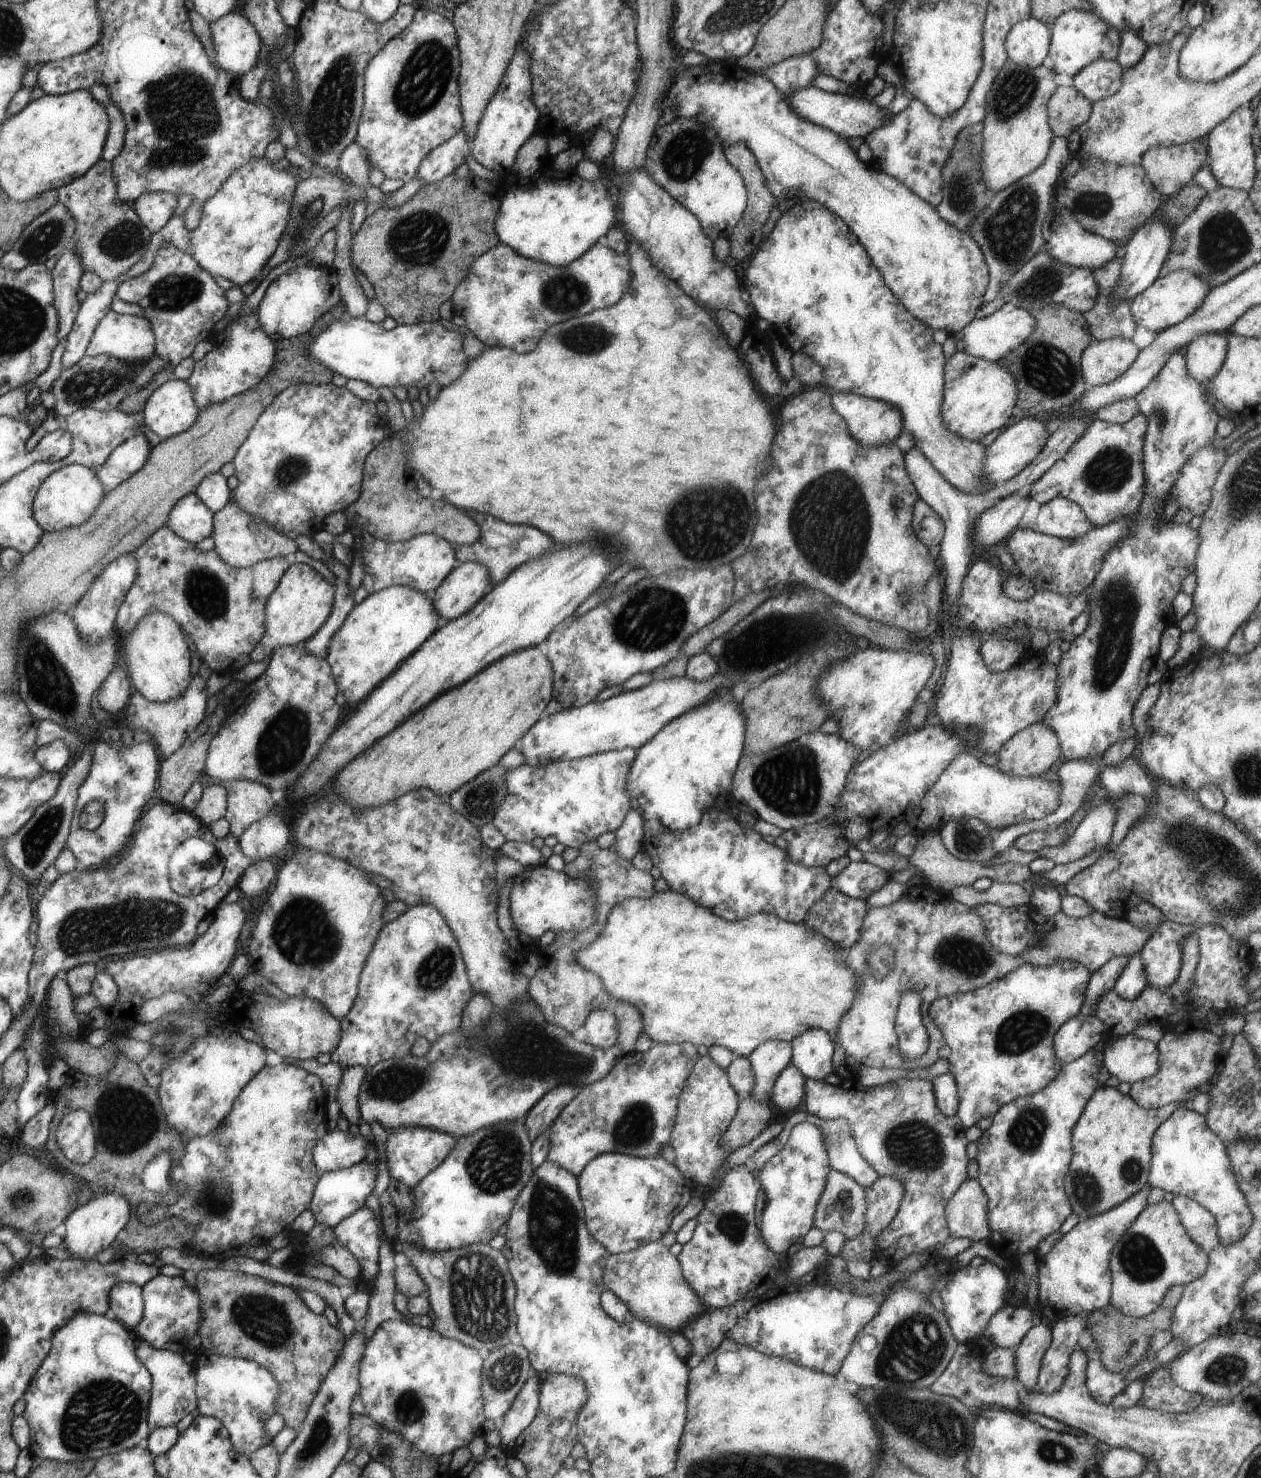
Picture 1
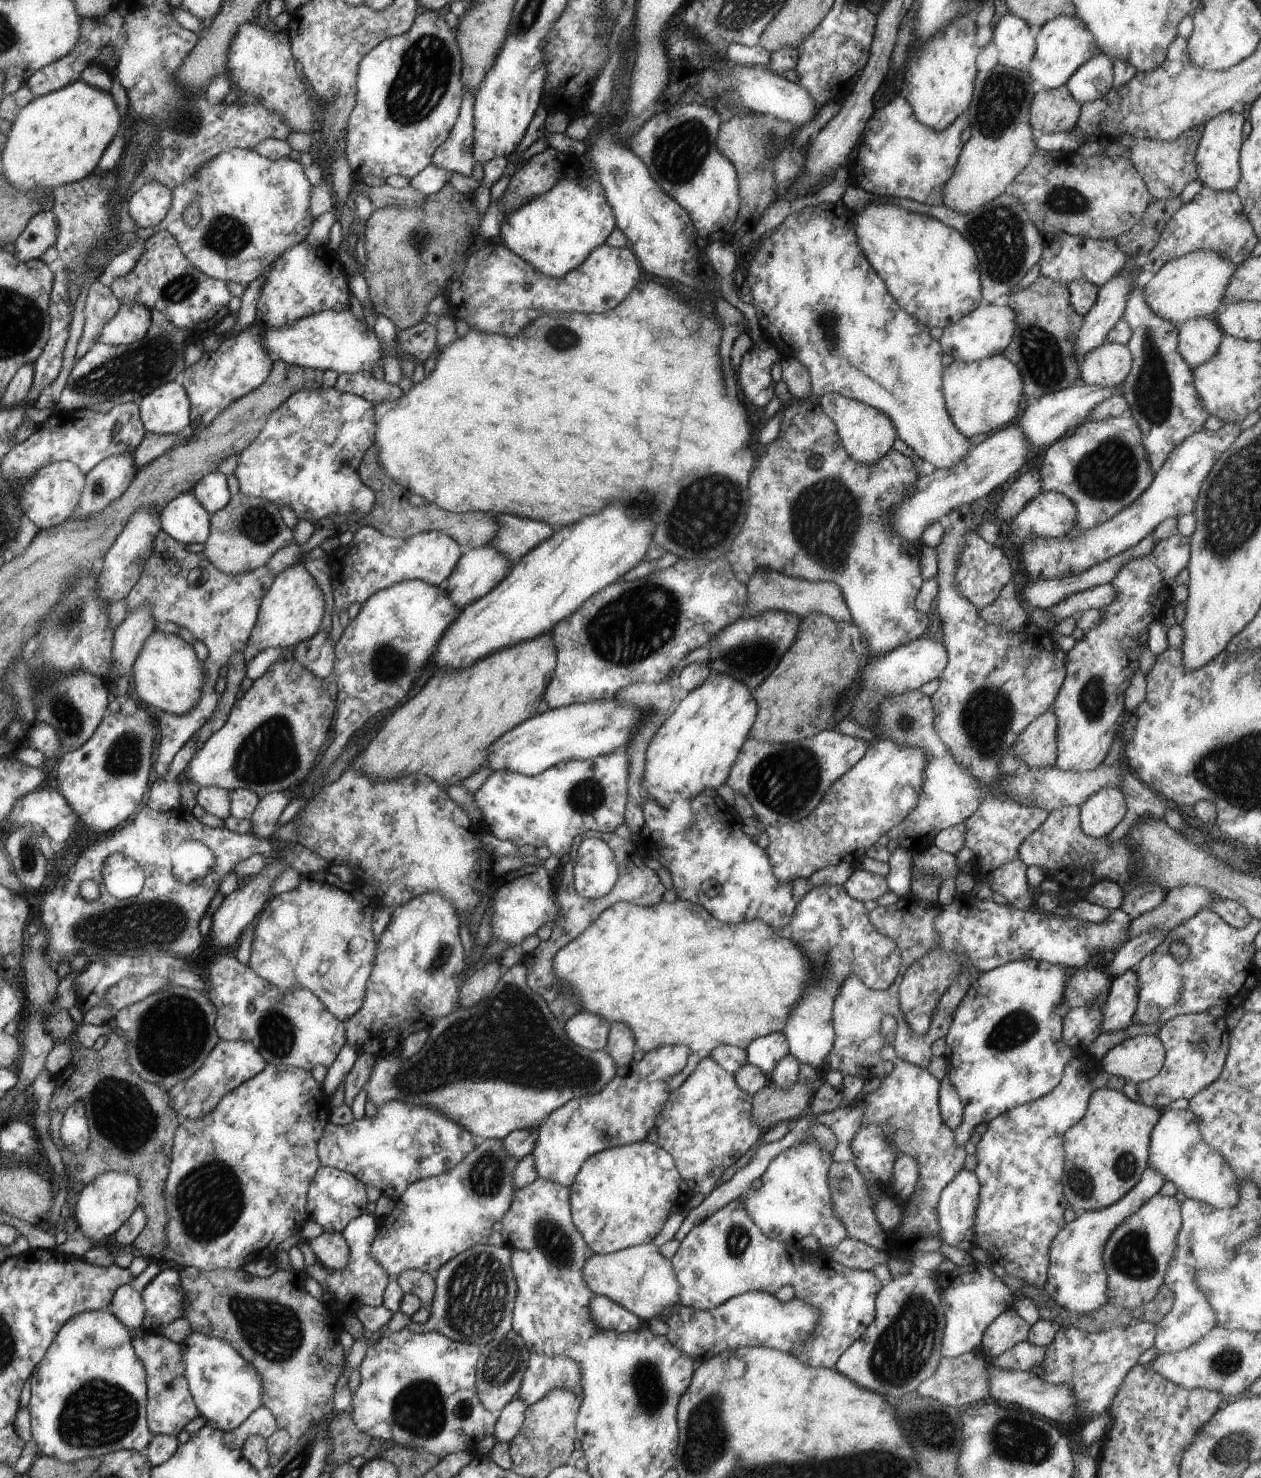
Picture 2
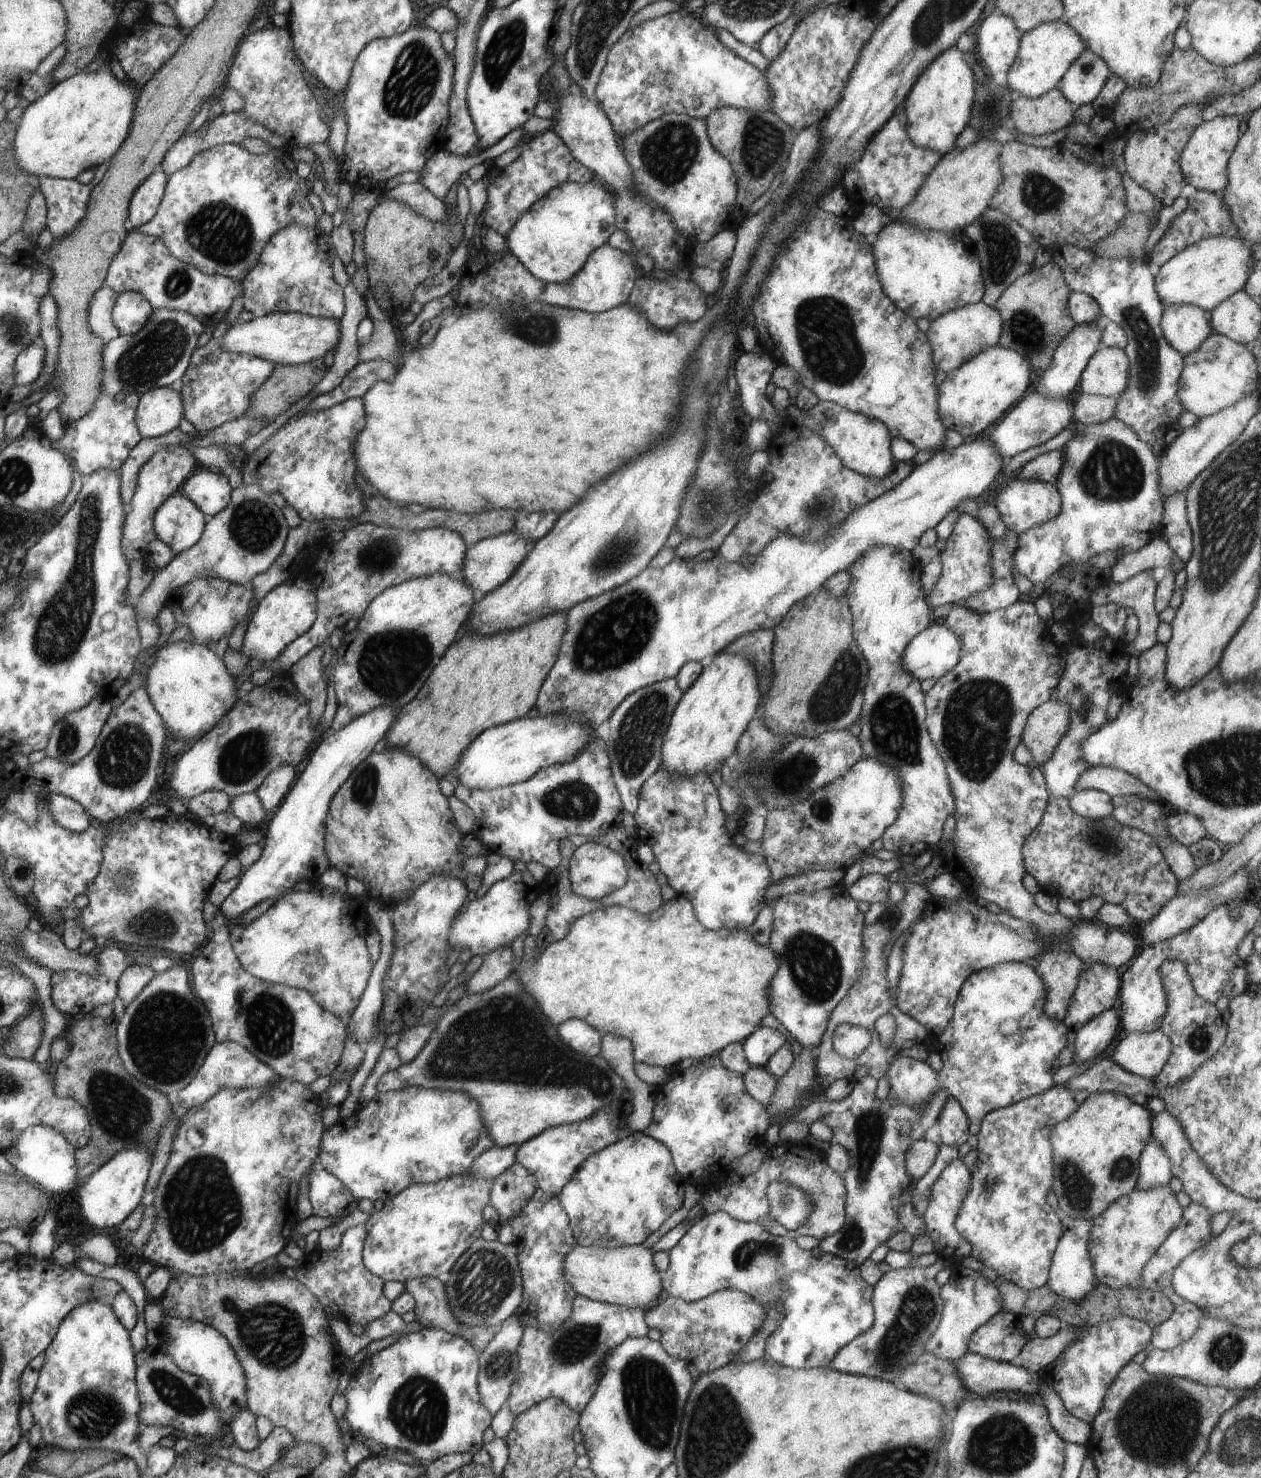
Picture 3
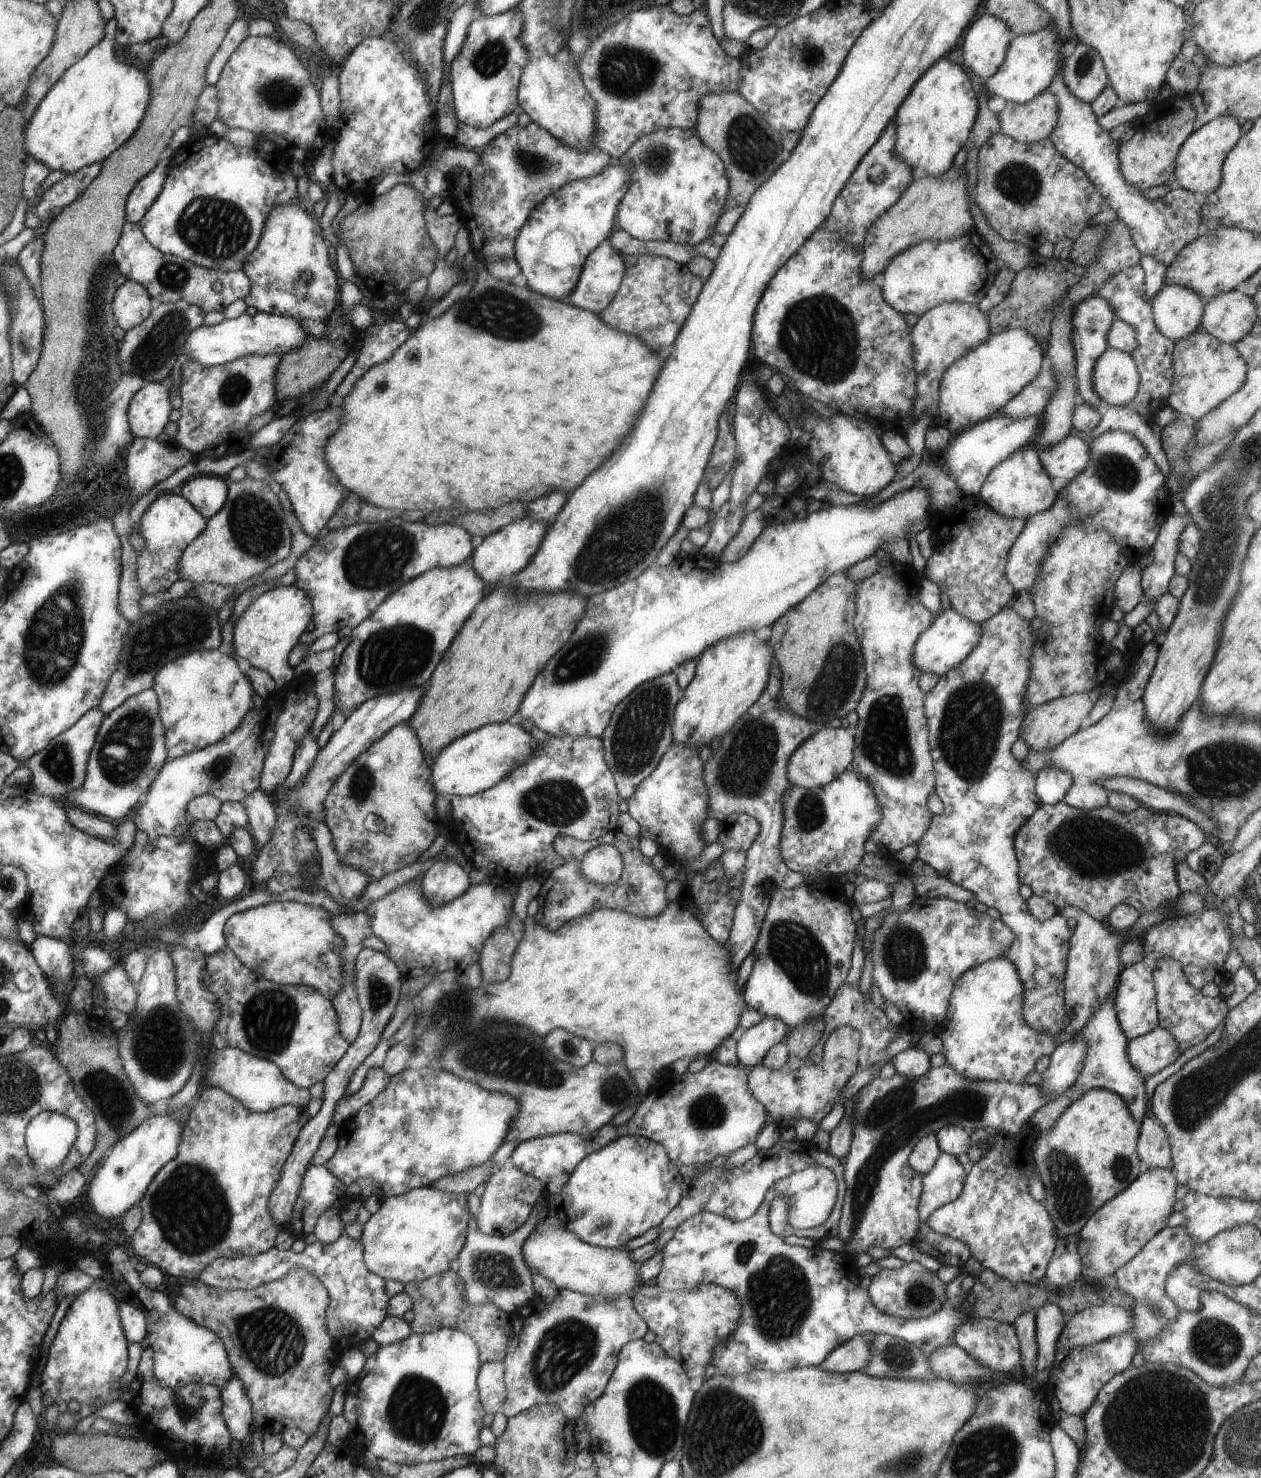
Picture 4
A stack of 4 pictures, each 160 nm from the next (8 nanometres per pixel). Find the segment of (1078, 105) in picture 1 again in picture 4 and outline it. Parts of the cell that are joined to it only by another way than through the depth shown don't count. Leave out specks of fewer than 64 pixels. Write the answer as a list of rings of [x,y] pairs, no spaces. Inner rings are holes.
[[[1048,89],[1024,104],[1008,101],[998,114],[1001,133],[1026,144],[1044,140],[1056,126],[1058,111],[1056,96]]]

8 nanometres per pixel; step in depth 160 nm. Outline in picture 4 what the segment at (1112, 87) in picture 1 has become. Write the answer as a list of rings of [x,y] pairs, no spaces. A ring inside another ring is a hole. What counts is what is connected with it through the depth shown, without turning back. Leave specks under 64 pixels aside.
[[[1075,42],[1072,54],[1065,58],[1061,73],[1070,94],[1085,103],[1091,103],[1109,85],[1098,52],[1080,42]]]

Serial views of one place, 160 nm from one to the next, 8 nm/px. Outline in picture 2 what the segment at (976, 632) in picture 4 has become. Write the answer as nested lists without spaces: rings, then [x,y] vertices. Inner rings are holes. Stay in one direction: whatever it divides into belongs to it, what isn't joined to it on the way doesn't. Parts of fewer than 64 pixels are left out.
[[[926,635],[899,646],[897,649],[892,649],[881,657],[870,658],[861,674],[861,689],[856,695],[848,719],[858,722],[866,729],[874,730],[879,715],[879,704],[883,697],[918,691],[926,682],[939,678],[946,666],[947,658],[946,647],[928,639]]]

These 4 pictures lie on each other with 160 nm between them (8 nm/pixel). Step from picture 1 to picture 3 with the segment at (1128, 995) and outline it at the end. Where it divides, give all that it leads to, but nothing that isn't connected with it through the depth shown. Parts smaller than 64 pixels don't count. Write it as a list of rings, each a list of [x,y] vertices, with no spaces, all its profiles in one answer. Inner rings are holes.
[[[1110,1007],[1077,1030],[1073,1063],[1090,1060],[1106,1050],[1120,1028],[1118,1007]]]

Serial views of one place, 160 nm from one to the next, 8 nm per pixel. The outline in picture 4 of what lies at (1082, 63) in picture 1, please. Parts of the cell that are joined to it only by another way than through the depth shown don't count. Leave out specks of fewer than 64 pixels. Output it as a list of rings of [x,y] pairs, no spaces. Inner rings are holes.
[[[1054,26],[1043,28],[1027,35],[1015,35],[1008,45],[1005,61],[1000,70],[985,79],[986,90],[991,96],[1000,96],[1013,103],[1030,102],[1037,94],[1044,92],[1057,75],[1063,60],[1063,42]]]

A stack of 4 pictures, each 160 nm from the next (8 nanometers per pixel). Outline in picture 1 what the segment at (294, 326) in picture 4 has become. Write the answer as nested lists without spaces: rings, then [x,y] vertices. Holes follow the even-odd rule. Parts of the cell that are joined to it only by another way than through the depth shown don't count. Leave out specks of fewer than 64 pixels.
[[[346,315],[333,321],[326,330],[312,339],[308,345],[308,354],[318,362],[323,362],[330,370],[336,371],[336,374],[342,374],[348,379],[361,380],[376,388],[386,386],[390,390],[394,387],[426,390],[436,380],[442,390],[458,380],[467,369],[470,359],[462,349],[462,340],[460,332],[444,327],[440,320],[415,325],[398,325],[387,331],[381,323],[371,323],[366,318]]]

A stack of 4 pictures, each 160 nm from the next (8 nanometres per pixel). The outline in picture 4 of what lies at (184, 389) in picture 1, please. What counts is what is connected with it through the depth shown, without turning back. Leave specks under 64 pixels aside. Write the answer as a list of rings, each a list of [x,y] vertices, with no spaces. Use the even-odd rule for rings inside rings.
[[[146,384],[134,394],[129,404],[129,427],[135,437],[158,438],[170,422],[172,400],[166,384]]]

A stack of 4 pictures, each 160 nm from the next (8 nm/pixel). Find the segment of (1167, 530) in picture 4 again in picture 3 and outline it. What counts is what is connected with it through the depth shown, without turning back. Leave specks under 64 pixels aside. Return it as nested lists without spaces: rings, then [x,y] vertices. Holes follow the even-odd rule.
[[[1142,571],[1136,576],[1125,580],[1124,582],[1117,583],[1111,581],[1109,584],[1104,586],[1097,586],[1089,594],[1090,604],[1093,607],[1107,604],[1117,604],[1118,606],[1127,608],[1130,612],[1133,612],[1139,620],[1139,631],[1136,640],[1132,645],[1126,643],[1127,653],[1132,655],[1134,651],[1140,651],[1143,653],[1145,650],[1152,648],[1158,640],[1156,639],[1156,628],[1158,628],[1159,612],[1155,609],[1155,592],[1157,582],[1152,577],[1153,571]]]

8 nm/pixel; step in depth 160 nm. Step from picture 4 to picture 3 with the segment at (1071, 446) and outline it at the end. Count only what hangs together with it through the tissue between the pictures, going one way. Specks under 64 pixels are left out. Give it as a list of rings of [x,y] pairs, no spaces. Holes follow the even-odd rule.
[[[1063,450],[1039,455],[1027,462],[1020,470],[1018,478],[1042,482],[1056,482],[1064,464]]]

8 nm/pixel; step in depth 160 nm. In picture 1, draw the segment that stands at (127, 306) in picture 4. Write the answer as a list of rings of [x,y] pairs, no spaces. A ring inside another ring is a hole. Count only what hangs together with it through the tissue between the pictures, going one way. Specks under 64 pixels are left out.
[[[110,310],[95,326],[90,344],[85,348],[85,354],[89,357],[106,355],[123,360],[124,363],[143,365],[155,356],[155,344],[155,333],[146,317],[120,314]]]

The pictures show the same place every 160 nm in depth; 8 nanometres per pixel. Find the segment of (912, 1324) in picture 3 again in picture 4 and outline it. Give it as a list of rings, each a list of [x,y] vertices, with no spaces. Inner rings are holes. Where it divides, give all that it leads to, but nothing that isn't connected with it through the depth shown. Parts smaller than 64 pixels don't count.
[[[910,1261],[897,1269],[884,1269],[871,1278],[867,1289],[872,1304],[880,1312],[901,1319],[927,1319],[946,1300],[945,1284],[935,1272],[929,1271],[919,1262]],[[874,1333],[859,1334],[848,1342],[835,1348],[820,1365],[822,1369],[833,1373],[862,1372],[871,1359],[871,1345]]]

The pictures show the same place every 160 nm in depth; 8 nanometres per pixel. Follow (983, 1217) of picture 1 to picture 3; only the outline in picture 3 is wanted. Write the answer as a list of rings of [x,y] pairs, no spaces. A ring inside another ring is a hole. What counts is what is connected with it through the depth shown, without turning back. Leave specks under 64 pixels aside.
[[[962,1159],[953,1160],[932,1185],[931,1198],[926,1212],[923,1214],[925,1234],[935,1244],[935,1253],[949,1263],[958,1263],[962,1258],[971,1256],[972,1245],[956,1228],[955,1220],[961,1202],[966,1198],[971,1185],[971,1171]]]

